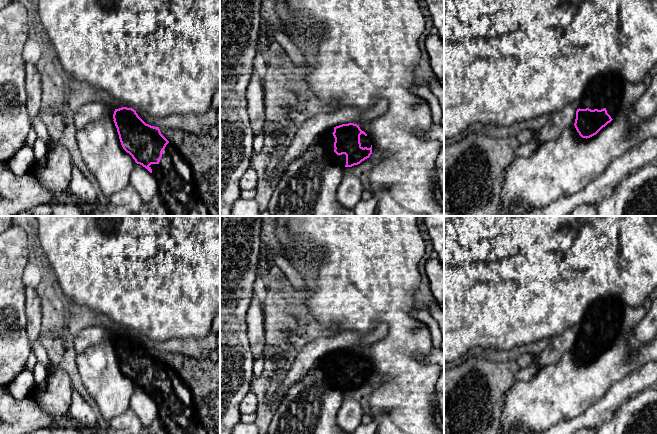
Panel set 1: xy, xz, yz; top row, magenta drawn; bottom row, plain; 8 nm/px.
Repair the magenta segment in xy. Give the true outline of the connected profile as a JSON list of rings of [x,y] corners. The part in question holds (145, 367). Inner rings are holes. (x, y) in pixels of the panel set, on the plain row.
[[[115,322],[102,323],[115,332],[113,345],[123,373],[137,388],[152,397],[150,389],[159,388],[169,365],[161,358],[159,351],[146,348],[126,327]]]

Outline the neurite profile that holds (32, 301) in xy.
[[[26,288],[25,313],[27,317],[27,336],[31,343],[41,336],[41,299],[33,288]]]

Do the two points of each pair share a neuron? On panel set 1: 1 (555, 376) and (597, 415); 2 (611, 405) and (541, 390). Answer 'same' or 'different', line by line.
1: different
2: different

